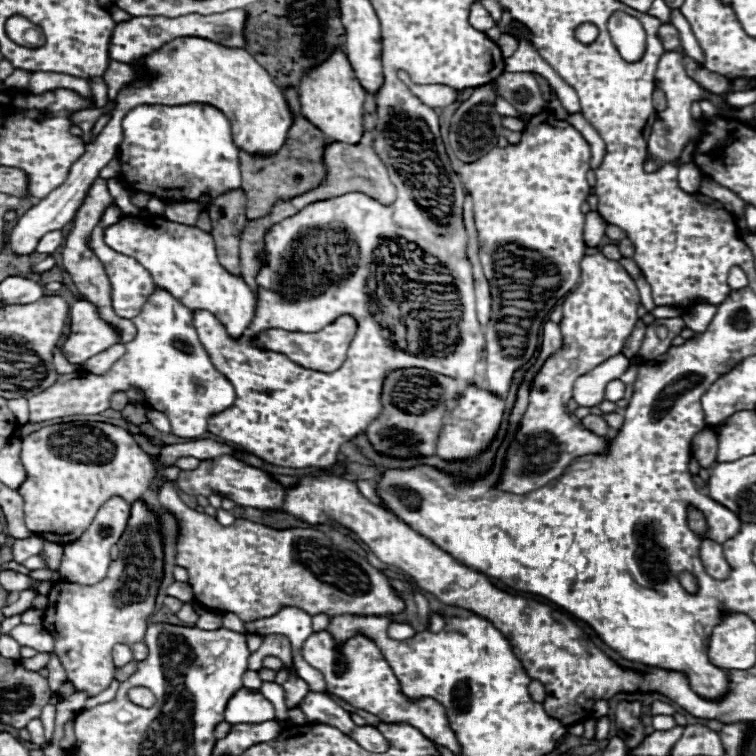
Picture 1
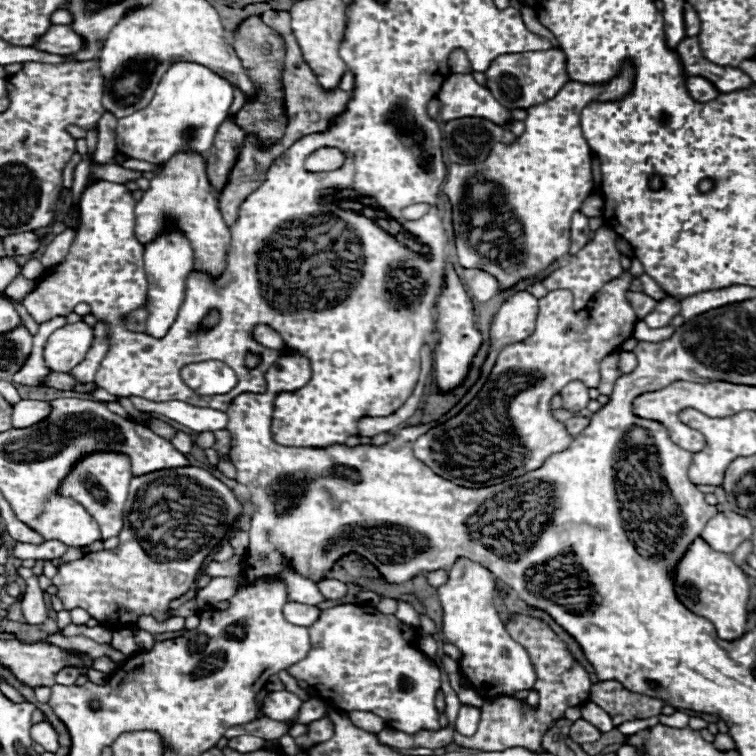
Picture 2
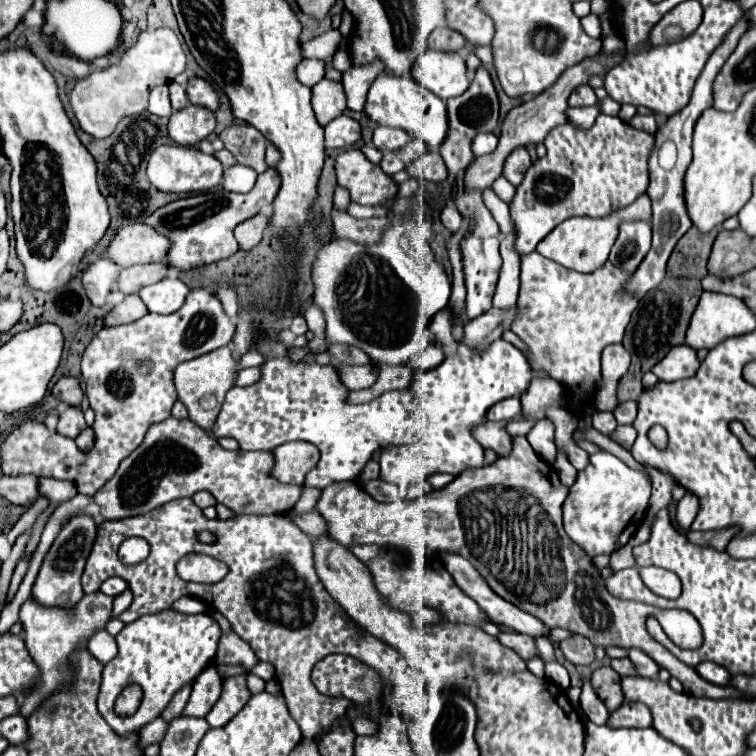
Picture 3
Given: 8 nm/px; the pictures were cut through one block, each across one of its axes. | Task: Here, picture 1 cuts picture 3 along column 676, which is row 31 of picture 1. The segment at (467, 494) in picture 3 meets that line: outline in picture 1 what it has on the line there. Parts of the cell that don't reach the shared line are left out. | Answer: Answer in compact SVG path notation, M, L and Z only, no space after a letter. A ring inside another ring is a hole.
M614 12L610 16L612 22L612 42L616 44L620 56L628 62L636 62L646 52L646 32L640 20L624 14ZM662 24L658 30L658 36L664 44L664 50L678 50L680 48L680 34L672 24Z

